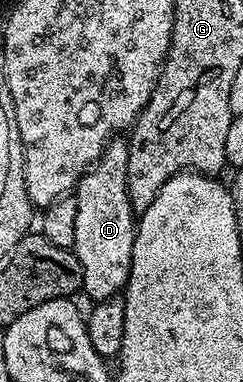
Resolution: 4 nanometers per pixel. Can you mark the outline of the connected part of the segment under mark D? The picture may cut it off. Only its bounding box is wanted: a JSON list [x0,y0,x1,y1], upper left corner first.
[72,136,136,302]

